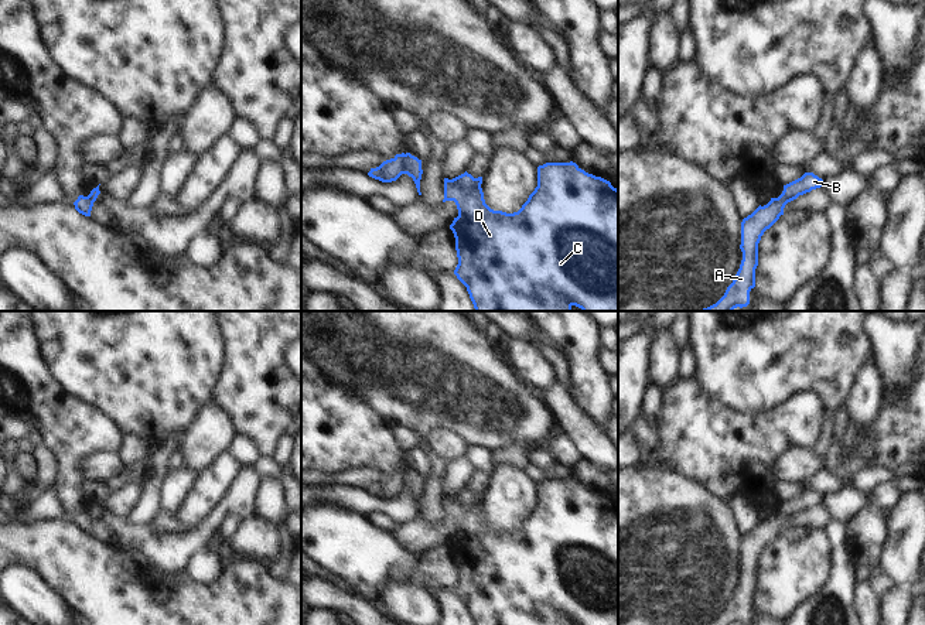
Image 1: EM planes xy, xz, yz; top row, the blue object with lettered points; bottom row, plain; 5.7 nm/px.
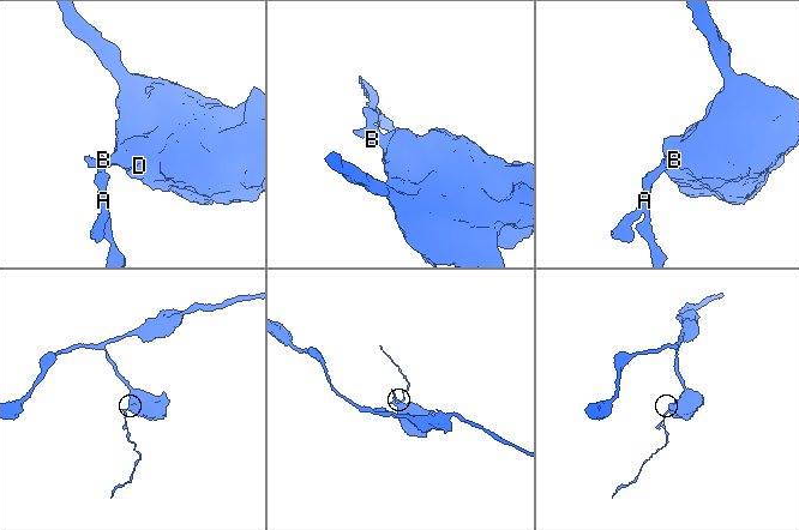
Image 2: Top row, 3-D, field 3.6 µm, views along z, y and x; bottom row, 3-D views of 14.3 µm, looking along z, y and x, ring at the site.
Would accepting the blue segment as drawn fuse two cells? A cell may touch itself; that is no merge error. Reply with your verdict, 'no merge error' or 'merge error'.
merge error

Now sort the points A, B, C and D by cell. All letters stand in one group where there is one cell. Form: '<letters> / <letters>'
A / B C D

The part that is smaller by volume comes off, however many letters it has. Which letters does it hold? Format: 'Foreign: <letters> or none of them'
Foreign: A

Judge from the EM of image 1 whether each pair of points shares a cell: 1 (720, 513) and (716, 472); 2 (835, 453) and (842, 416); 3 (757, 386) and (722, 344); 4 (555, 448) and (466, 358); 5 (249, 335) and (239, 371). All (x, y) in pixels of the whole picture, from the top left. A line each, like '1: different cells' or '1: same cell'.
1: different cells
2: same cell
3: same cell
4: different cells
5: same cell

